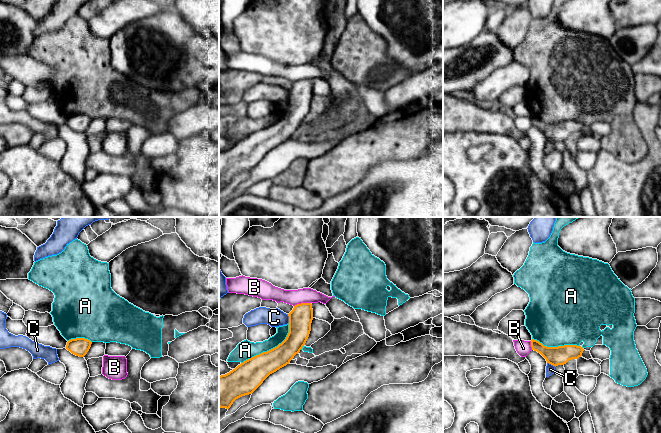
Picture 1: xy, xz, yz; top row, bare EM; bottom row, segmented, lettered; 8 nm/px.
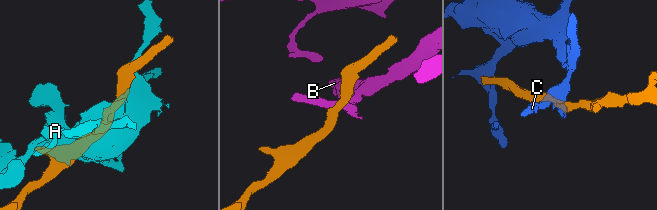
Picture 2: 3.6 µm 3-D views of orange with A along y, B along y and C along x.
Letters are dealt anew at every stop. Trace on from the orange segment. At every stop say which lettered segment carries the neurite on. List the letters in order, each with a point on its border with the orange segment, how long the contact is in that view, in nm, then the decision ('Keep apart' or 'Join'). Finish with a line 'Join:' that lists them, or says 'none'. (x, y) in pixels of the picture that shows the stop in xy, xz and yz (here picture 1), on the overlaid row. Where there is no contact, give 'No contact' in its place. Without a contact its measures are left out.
A: Touches orange at xz (271, 349). Shared border 500 nm. Keep apart
B: Touches orange at xz (302, 303). Shared border 140 nm. Keep apart
C: Touches orange at xz (289, 318). Shared border 70 nm. Keep apart
Join: none

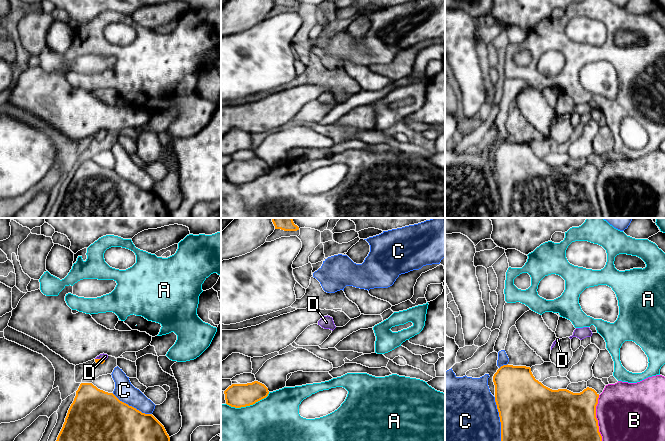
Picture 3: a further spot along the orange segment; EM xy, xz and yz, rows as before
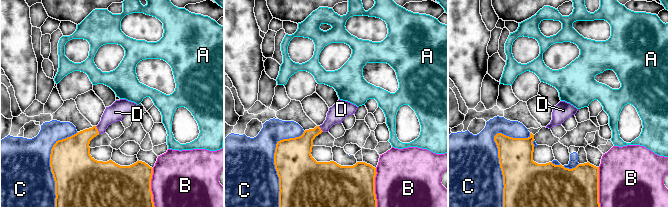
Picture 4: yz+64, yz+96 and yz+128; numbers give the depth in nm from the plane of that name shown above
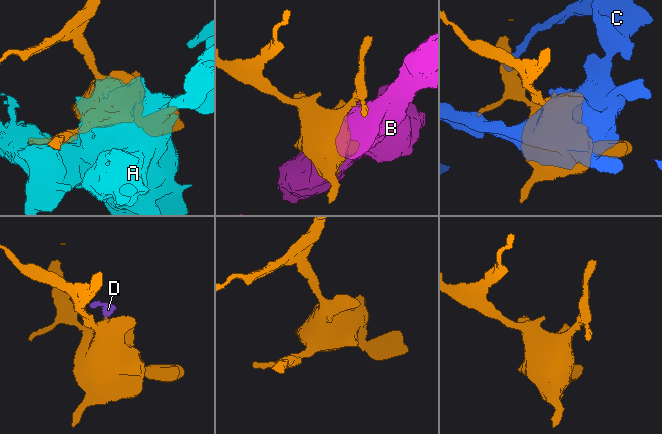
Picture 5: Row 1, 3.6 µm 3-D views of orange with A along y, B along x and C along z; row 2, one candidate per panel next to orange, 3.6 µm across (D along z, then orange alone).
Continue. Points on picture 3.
A: Touches orange at xz (248, 405). Shared border 360 nm. Keep apart
B: Touches orange at yz (596, 418). Shared border 360 nm. Keep apart
C: Touches orange at yz (500, 419). Shared border 360 nm. Keep apart
D: Touches orange at xy (100, 358). Shared border 90 nm. Join
Join: D

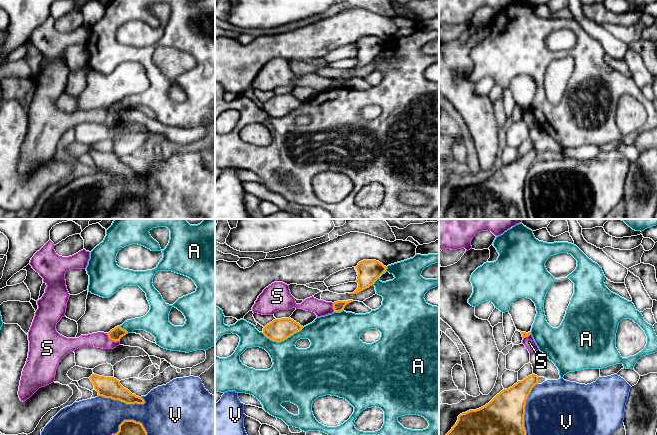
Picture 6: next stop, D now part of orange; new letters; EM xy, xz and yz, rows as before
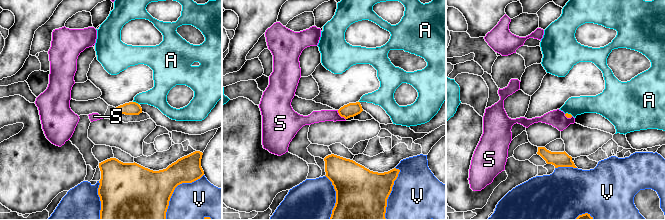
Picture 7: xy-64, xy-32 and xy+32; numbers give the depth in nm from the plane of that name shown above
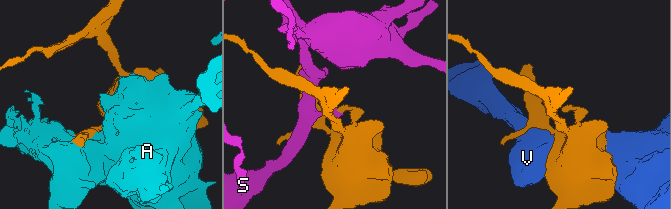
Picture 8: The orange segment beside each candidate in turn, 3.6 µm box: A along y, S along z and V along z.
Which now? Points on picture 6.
A: Touches orange at xz (282, 340). Shared border 340 nm. Keep apart
S: Touches orange at xy (112, 340). Shared border 130 nm. Keep apart
V: Touches orange at xy (122, 401). Shared border 380 nm. Keep apart
Join: none

